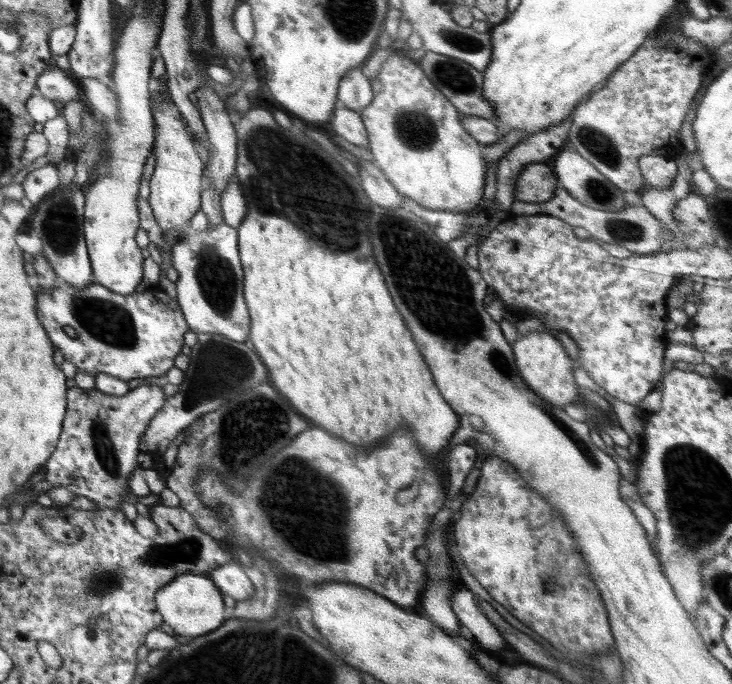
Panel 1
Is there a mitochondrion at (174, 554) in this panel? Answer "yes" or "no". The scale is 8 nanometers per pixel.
no

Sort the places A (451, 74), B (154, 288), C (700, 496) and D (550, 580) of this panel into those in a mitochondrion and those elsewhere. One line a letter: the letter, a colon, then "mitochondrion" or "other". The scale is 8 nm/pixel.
A: mitochondrion
B: other
C: mitochondrion
D: mitochondrion

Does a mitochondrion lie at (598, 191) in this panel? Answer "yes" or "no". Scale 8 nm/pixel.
yes

